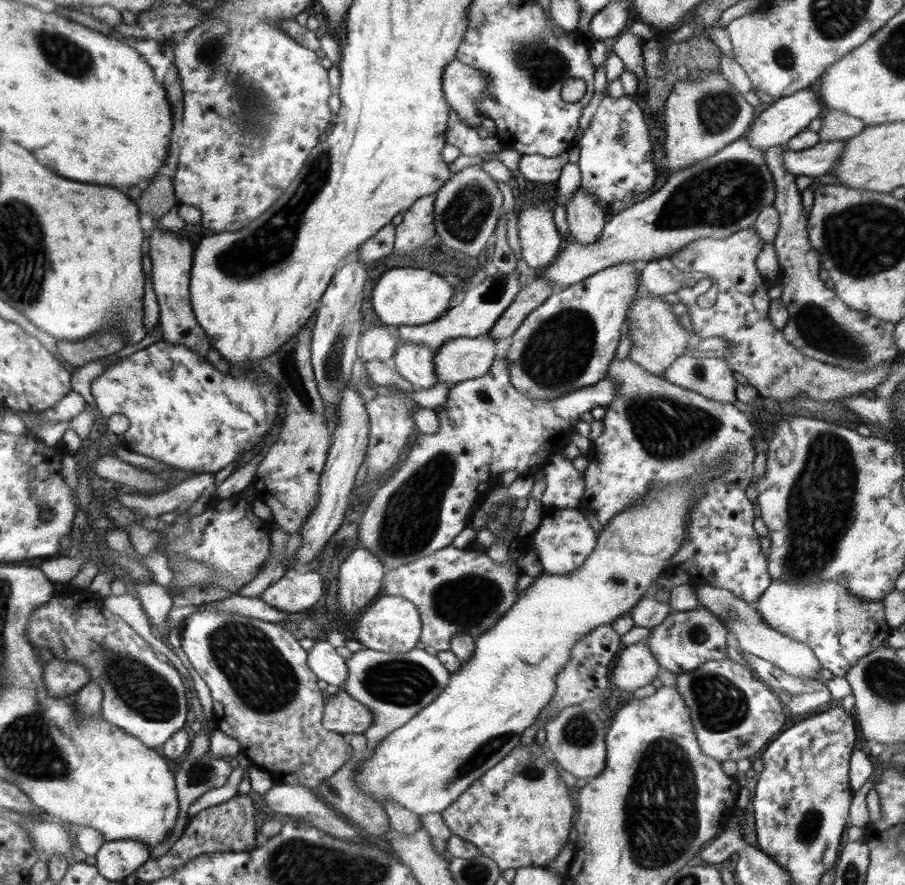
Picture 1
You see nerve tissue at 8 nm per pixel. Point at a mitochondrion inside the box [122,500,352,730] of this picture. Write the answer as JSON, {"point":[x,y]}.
{"point":[264,681]}

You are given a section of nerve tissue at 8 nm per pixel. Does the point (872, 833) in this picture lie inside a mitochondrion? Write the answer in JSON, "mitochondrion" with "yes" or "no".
{"mitochondrion":"no"}

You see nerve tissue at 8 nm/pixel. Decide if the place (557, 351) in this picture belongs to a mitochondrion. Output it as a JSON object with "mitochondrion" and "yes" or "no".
{"mitochondrion":"yes"}

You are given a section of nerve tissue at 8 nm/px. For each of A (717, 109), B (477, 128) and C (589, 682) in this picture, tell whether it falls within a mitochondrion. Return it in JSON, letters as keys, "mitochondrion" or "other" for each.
{"A":"mitochondrion","B":"other","C":"other"}

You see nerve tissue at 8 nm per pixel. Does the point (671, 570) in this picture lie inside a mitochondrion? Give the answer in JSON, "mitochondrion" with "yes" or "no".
{"mitochondrion":"no"}

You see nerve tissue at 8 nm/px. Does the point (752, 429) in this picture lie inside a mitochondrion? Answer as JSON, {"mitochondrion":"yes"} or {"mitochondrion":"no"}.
{"mitochondrion":"no"}

